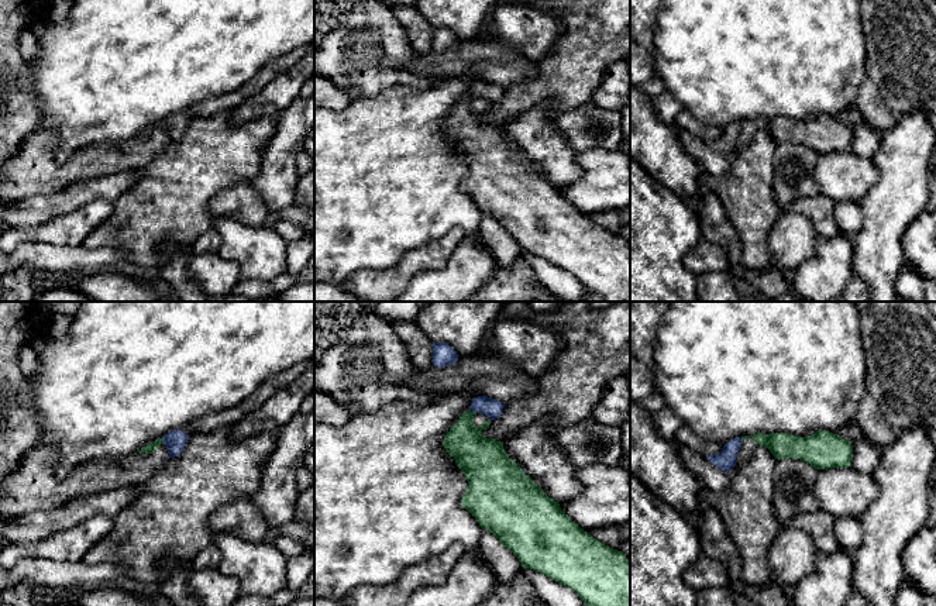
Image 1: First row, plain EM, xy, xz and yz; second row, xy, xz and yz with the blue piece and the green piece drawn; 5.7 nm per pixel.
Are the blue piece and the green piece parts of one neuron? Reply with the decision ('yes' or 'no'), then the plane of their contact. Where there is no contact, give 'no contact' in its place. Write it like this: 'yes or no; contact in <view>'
no; contact in yz

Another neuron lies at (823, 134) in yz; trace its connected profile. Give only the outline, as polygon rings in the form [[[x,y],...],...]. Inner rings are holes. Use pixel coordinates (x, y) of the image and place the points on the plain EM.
[[[819,114],[808,121],[757,117],[741,123],[734,152],[744,149],[758,130],[767,131],[775,144],[801,144],[815,154],[847,152],[853,144],[851,127],[830,116]]]

